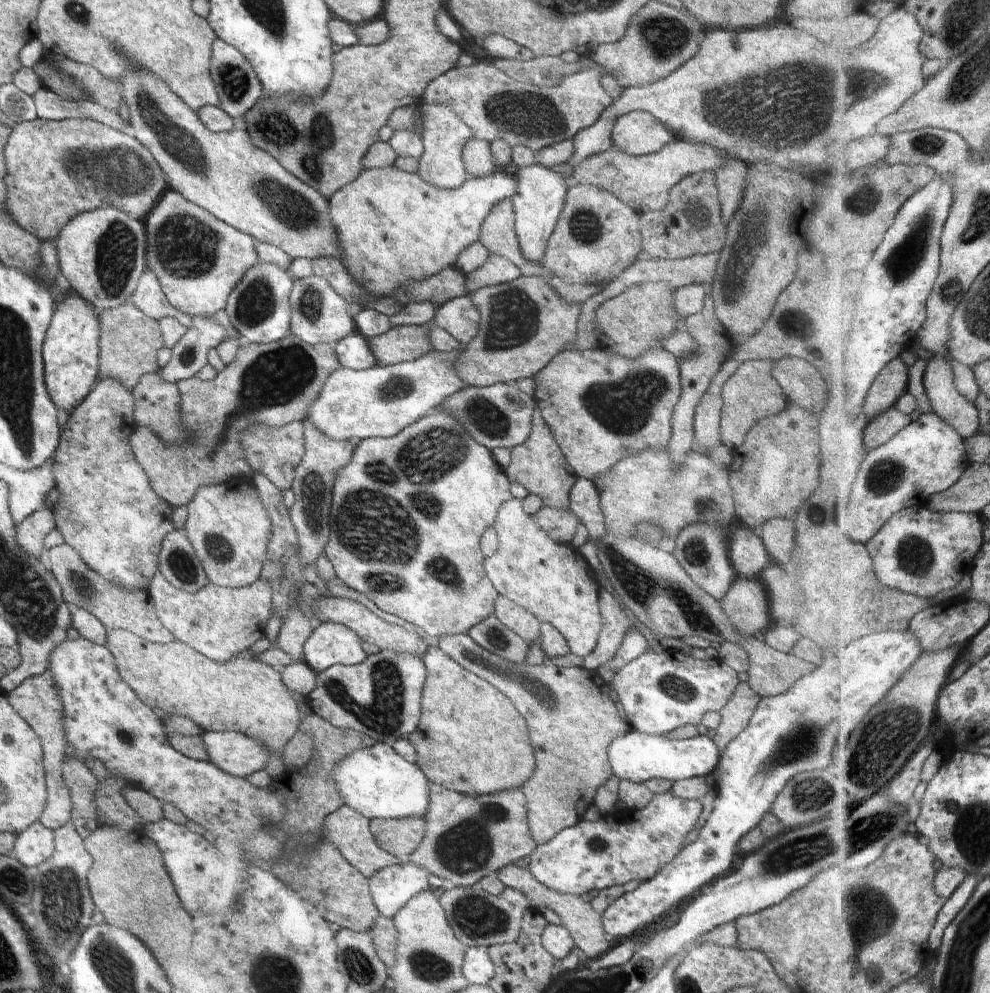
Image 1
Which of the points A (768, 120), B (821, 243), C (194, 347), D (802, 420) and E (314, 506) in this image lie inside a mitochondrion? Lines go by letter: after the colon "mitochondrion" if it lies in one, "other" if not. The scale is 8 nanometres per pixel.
A: mitochondrion
B: other
C: mitochondrion
D: other
E: mitochondrion

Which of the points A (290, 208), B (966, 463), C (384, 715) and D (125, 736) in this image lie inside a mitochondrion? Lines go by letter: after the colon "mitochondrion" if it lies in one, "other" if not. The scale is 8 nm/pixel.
A: mitochondrion
B: other
C: mitochondrion
D: mitochondrion

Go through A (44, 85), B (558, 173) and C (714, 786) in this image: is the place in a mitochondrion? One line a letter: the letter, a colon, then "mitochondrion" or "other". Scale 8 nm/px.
A: other
B: other
C: other

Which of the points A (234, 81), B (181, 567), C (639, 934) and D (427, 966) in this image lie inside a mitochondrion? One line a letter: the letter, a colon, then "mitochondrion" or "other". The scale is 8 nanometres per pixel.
A: mitochondrion
B: mitochondrion
C: other
D: mitochondrion

